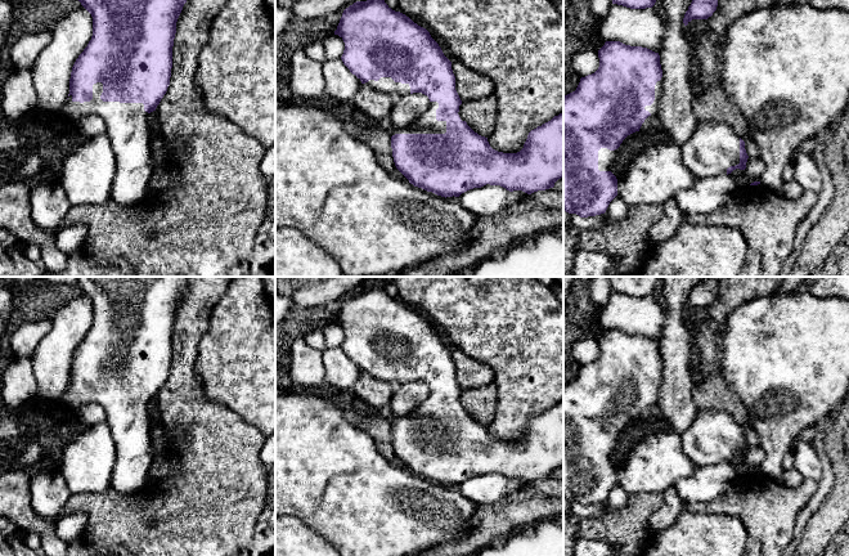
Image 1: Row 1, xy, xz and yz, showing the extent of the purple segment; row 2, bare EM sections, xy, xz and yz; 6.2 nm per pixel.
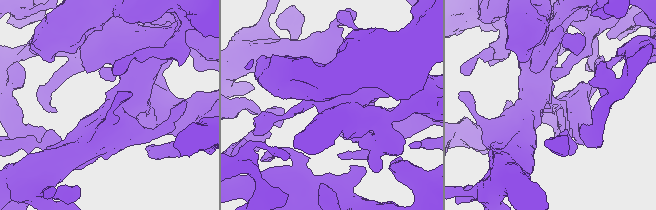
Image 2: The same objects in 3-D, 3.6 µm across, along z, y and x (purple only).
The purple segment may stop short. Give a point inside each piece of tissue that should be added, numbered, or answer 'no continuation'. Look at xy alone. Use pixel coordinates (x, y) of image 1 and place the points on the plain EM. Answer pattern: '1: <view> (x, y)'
1: xy (127, 412)

